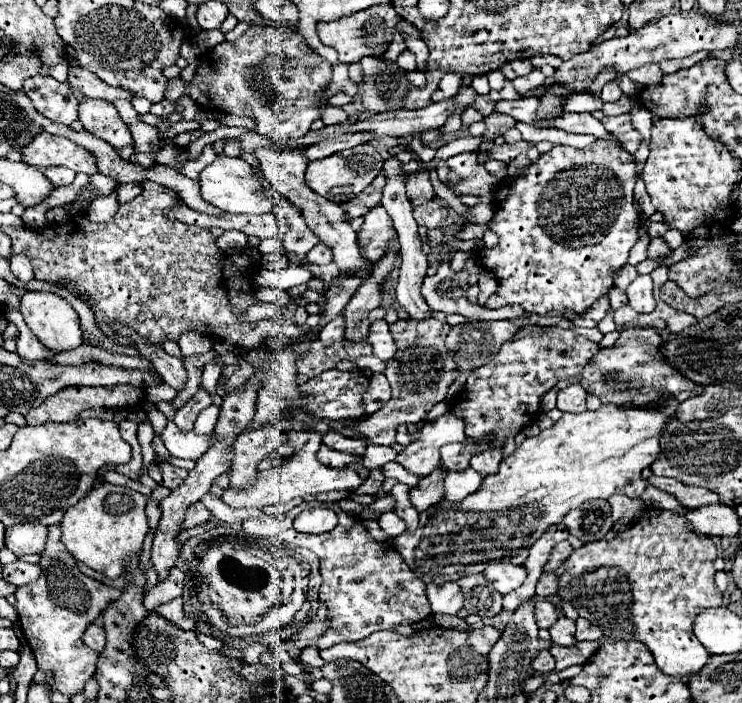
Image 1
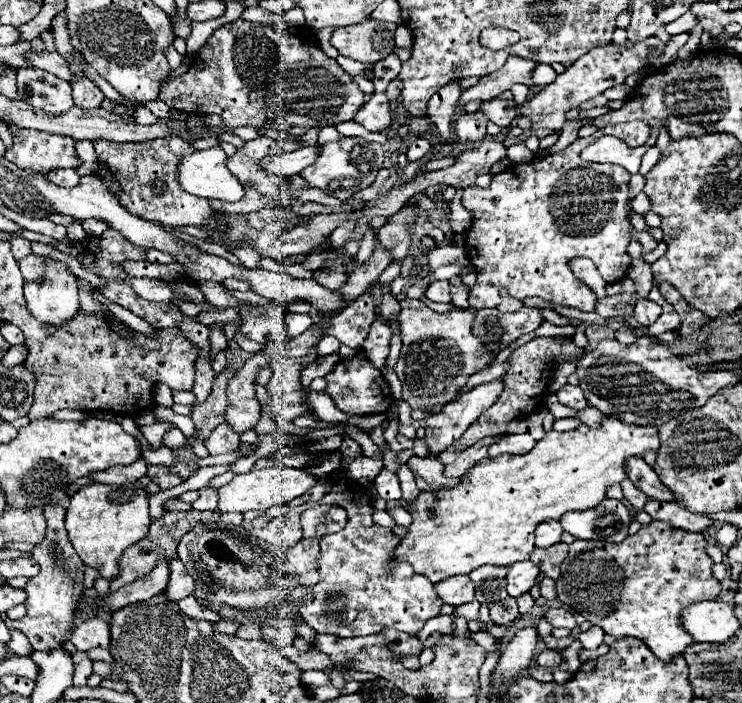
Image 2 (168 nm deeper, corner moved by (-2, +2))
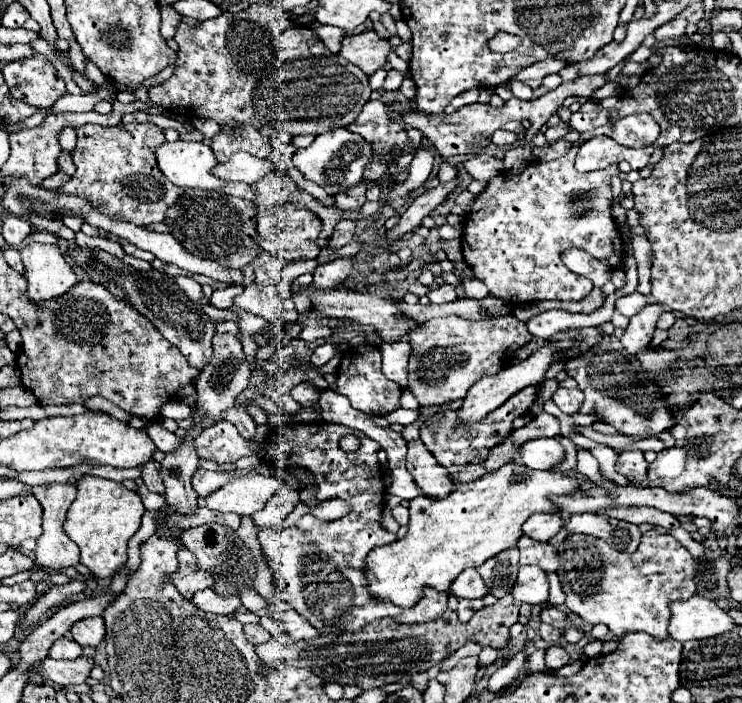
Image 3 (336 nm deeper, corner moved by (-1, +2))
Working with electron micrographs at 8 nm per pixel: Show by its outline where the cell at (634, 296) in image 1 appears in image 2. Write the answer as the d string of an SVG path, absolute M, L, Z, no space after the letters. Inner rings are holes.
M640 299L640 301L634 305L634 317L636 317L638 325L642 325L642 327L652 325L652 323L658 319L660 313L662 313L660 305L656 305L656 303L650 301L650 299Z

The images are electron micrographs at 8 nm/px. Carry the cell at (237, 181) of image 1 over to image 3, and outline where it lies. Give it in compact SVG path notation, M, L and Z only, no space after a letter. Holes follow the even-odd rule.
M175 141L163 143L155 149L157 165L161 173L175 185L183 189L211 189L219 191L225 183L221 179L211 177L211 169L215 167L215 155L211 147L205 143L193 141Z

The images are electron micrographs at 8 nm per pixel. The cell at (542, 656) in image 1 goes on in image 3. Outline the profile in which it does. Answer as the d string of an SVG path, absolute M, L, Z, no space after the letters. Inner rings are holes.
M553 645L553 647L545 649L545 661L547 661L547 669L549 671L557 671L557 669L569 665L571 657L561 645Z

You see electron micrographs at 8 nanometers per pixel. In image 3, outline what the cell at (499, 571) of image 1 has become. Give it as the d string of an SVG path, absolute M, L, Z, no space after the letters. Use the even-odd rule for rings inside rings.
M527 565L519 569L517 583L513 585L513 597L521 603L537 605L547 603L549 599L549 581L543 569L535 569L535 565Z

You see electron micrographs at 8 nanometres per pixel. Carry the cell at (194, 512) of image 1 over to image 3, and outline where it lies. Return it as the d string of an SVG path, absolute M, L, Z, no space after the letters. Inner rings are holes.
M197 469L193 475L193 489L199 493L199 497L207 497L207 493L213 493L215 489L219 489L223 483L227 483L231 477L239 477L245 471L235 471L235 473L215 473L215 471L205 471L205 469Z

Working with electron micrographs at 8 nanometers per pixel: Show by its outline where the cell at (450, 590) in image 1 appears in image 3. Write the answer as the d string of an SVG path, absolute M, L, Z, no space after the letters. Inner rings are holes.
M465 569L455 585L451 585L451 593L455 597L465 597L465 599L479 599L479 597L485 597L489 591L487 591L487 585L483 583L481 575L477 573L477 569Z

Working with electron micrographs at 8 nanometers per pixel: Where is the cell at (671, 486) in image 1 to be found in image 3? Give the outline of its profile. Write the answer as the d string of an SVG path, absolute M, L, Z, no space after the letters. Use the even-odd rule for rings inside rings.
M621 451L619 459L617 459L617 473L625 475L631 483L639 485L643 481L643 477L647 477L647 467L649 463L643 457L643 451Z

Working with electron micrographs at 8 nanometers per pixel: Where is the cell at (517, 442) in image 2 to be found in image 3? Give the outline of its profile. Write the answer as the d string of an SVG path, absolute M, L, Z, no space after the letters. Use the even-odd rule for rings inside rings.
M533 439L521 445L521 463L529 469L551 469L565 459L565 449L557 439Z

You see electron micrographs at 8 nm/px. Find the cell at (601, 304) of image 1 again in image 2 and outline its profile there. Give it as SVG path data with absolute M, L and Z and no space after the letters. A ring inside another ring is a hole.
M576 257L576 259L572 259L570 267L572 267L574 275L594 291L596 297L598 297L598 301L604 301L608 297L606 295L606 283L604 283L604 279L596 267L592 265L592 261Z

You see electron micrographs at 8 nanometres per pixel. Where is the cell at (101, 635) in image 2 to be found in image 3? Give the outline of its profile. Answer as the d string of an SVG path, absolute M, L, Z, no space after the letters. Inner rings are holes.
M85 617L71 627L71 633L79 645L97 647L101 643L101 639L105 637L103 617Z

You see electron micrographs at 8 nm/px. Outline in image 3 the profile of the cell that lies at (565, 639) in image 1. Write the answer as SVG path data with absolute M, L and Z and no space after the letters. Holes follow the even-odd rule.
M543 605L543 609L541 609L541 621L543 623L549 623L549 625L553 625L553 627L557 627L557 629L565 629L567 627L567 623L569 623L569 619L567 619L567 615L565 615L565 611L561 611L561 609L557 609L557 607L553 607L553 605Z

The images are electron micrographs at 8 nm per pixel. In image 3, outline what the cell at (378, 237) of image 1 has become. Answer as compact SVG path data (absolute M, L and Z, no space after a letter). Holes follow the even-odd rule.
M345 257L325 265L317 265L317 269L313 271L313 287L335 289L349 277L349 273L353 271L353 265L355 265L355 257Z

